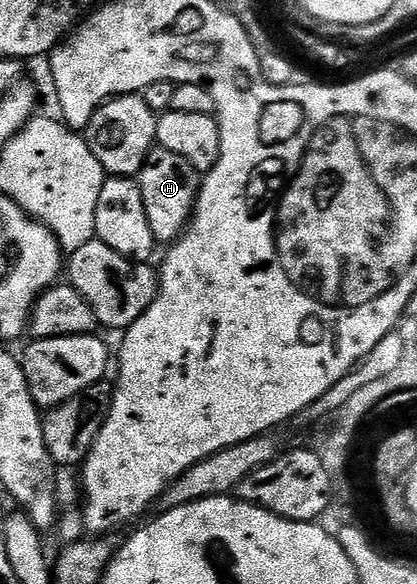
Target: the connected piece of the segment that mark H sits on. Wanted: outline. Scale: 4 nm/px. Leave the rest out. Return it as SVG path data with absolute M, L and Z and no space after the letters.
M160 146L154 147L139 173L139 183L143 194L143 206L147 210L147 222L151 222L151 234L155 234L158 245L169 246L176 241L190 223L197 194L201 190L202 177L179 154Z

